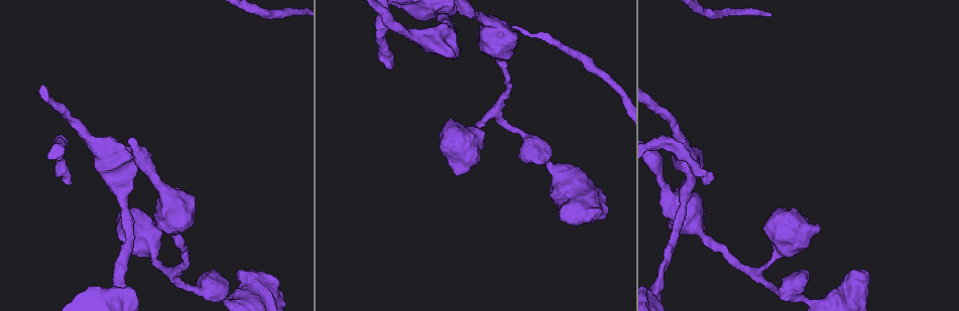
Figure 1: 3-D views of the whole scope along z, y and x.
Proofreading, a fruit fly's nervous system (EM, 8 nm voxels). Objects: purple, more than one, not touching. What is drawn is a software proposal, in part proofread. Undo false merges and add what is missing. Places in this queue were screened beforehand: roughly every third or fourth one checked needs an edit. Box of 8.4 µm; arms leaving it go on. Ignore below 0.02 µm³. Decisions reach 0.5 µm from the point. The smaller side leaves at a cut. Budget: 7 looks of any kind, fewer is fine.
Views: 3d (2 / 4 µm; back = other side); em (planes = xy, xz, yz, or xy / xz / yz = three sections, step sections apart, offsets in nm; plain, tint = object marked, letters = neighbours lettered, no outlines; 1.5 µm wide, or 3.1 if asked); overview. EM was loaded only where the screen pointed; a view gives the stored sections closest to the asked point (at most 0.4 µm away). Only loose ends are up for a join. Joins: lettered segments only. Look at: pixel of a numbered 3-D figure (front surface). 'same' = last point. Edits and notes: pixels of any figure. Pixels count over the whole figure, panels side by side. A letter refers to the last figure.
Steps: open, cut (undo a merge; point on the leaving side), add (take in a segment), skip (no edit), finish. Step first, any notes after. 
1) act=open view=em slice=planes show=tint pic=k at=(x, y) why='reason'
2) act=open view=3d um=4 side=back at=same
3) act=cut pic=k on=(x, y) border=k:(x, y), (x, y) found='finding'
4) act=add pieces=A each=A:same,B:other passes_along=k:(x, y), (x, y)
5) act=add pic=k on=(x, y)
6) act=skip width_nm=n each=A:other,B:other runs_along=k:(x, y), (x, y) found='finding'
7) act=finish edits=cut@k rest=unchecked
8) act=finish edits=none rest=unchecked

act=open view=3d um=2 pic=1 at=(134, 172) why='branch stops here'

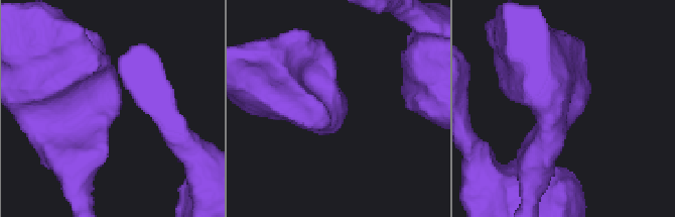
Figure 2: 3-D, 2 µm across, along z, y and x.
act=open view=em slice=planes show=letters pic=2 at=(344, 97) why='shape alone is not enough'

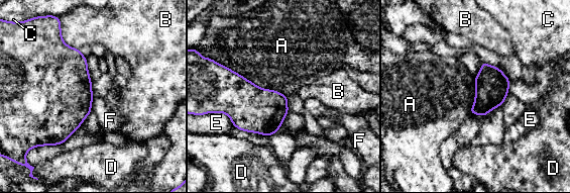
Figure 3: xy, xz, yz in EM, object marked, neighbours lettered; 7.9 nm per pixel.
act=skip width_nm=280 longest_contact=A:600nm each=A:other,B:other,C:other,D:other,E:other,F:other found='none of them fits'

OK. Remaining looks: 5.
act=open view=3d um=4 pic=1 at=(754, 273) why='thick turns thin'

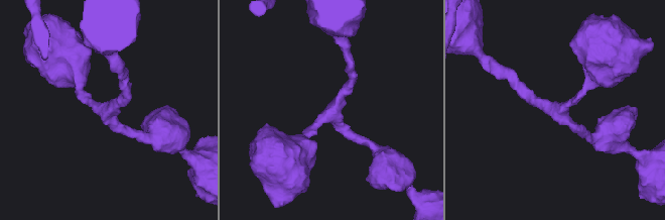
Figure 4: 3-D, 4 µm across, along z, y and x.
act=open view=em slice=planes show=tint pic=4 at=(106, 110) arms=3

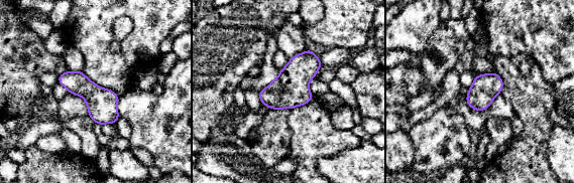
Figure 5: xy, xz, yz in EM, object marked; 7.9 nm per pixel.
act=open view=em slice=planes show=letters at=same

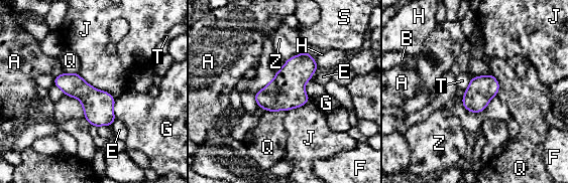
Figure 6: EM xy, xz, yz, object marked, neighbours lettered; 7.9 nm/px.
act=skip each=A:other,B:other,E:other,F:other,G:other,H:other,J:other,Q:other,S:other,T:other,Z:other border=6:(310, 78), (305, 84), (309, 99) found='all the same neuron'

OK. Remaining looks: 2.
act=open view=3d um=4 pic=1 at=(219, 273) why='branch stops here'

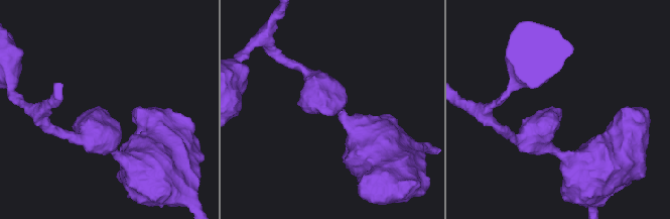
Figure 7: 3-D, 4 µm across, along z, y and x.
act=open view=em slice=planes show=letters pic=7 at=(560, 112) why='shape alone is not enough'

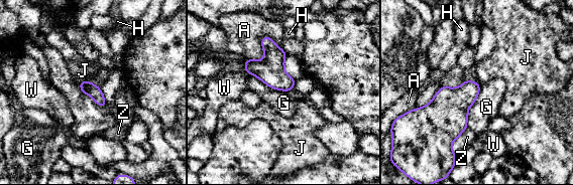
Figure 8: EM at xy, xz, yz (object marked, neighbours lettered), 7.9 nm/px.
act=skip each=A:other,G:other,H:other,J:other,W:other,Z:other border=8:(479, 83), (466, 128) found='none of them fits'

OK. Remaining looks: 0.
act=finish edits=none rest=unchecked

